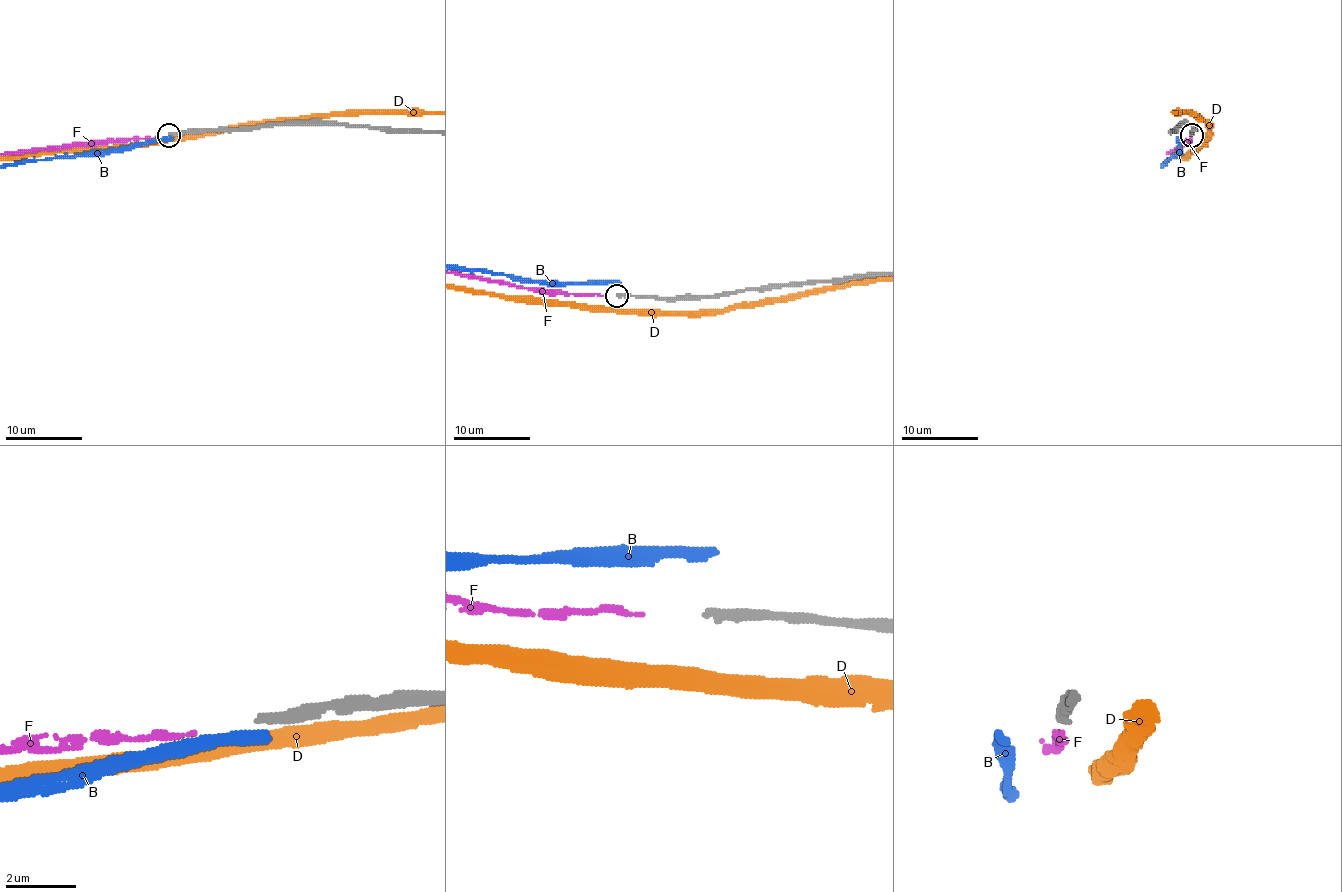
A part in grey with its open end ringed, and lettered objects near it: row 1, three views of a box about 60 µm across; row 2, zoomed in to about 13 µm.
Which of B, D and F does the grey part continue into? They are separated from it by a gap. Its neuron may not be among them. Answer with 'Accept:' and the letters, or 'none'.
Accept: F

